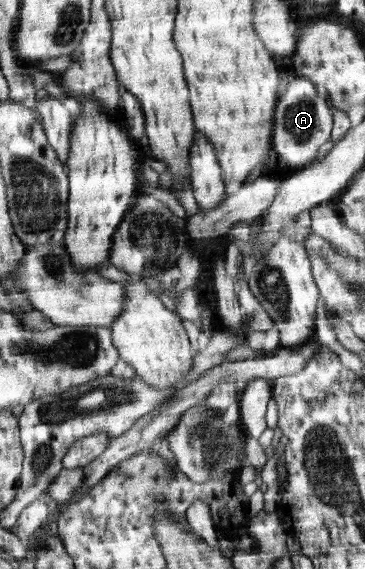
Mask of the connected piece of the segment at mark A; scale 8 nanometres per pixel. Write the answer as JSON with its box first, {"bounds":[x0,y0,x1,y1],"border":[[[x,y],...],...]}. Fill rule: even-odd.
{"bounds":[275,73,334,166],"border":[[[293,73],[292,80],[284,84],[280,101],[276,106],[277,118],[275,118],[275,150],[279,158],[293,166],[306,166],[311,164],[319,156],[319,150],[323,144],[332,140],[334,129],[333,108],[327,104],[319,92],[316,84],[303,76]]]}

